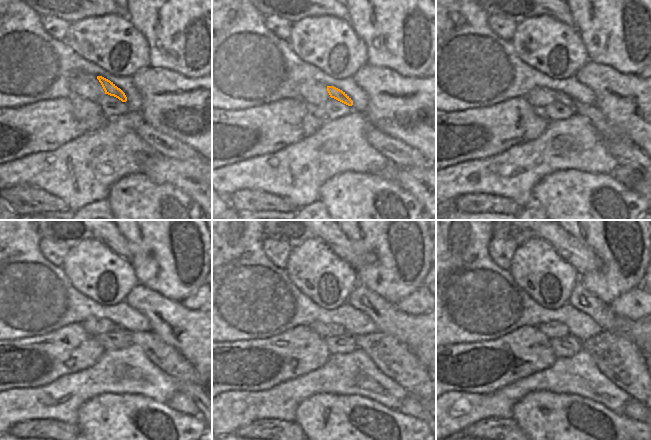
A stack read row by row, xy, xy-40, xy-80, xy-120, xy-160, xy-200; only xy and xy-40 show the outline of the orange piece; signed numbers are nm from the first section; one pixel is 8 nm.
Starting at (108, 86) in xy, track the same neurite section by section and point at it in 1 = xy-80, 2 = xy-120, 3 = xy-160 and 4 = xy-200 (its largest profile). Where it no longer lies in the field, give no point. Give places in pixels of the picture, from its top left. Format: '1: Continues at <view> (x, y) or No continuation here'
1: Continues at xy-80 (609, 132)
2: Continues at xy-120 (168, 359)
3: Continues at xy-160 (393, 357)
4: Continues at xy-200 (617, 357)

